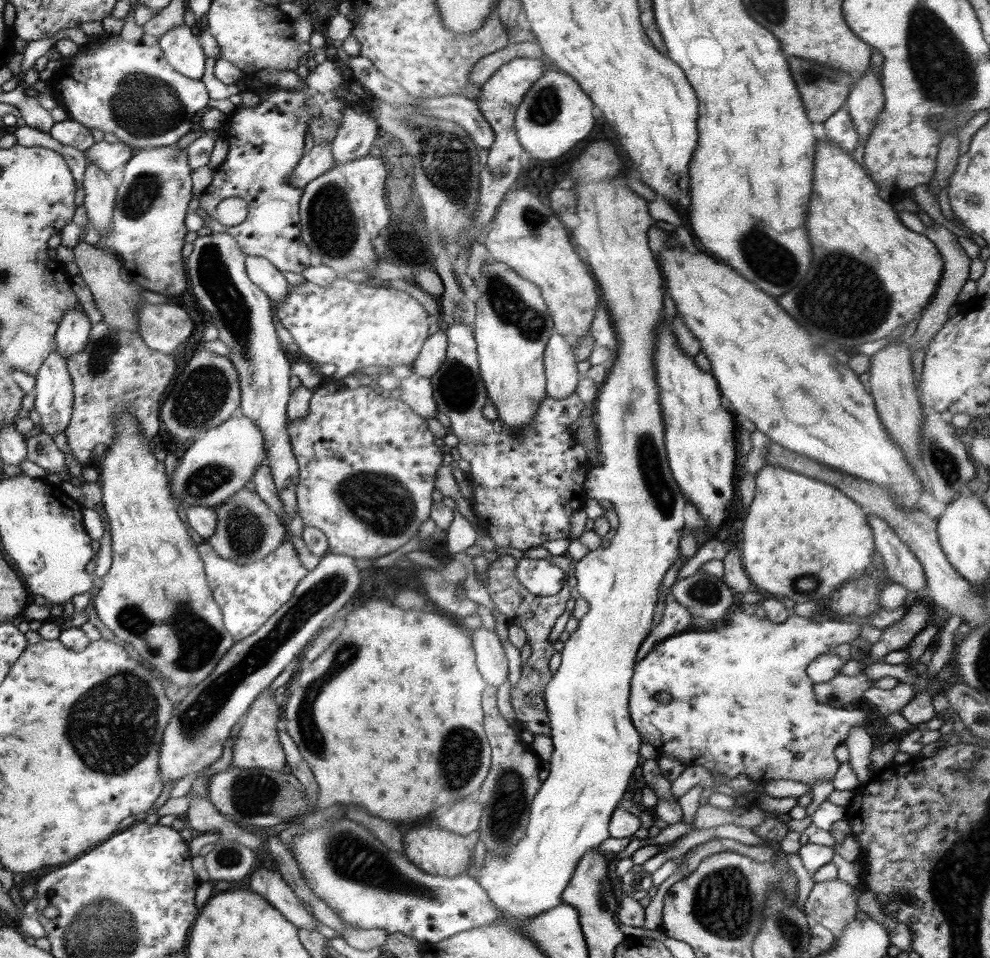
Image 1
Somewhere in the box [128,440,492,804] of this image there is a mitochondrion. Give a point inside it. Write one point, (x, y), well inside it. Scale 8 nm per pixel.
(203, 709)

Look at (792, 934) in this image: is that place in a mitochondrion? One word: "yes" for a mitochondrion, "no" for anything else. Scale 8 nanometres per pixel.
yes

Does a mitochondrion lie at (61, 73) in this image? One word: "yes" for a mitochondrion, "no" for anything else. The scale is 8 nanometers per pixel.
no

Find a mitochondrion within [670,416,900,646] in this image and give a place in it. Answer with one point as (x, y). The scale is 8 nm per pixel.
(703, 593)

